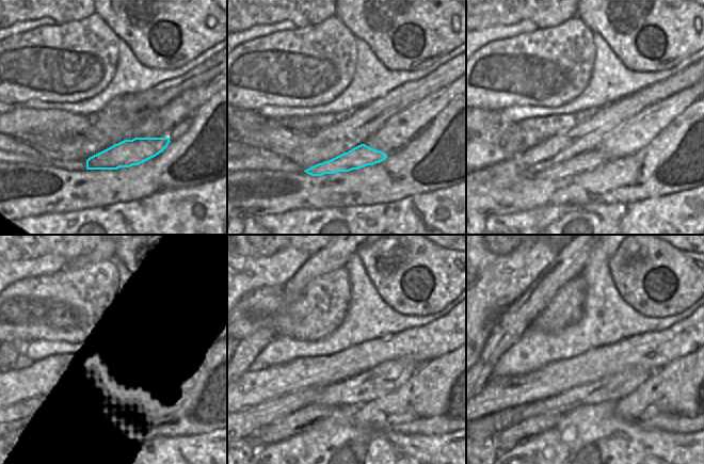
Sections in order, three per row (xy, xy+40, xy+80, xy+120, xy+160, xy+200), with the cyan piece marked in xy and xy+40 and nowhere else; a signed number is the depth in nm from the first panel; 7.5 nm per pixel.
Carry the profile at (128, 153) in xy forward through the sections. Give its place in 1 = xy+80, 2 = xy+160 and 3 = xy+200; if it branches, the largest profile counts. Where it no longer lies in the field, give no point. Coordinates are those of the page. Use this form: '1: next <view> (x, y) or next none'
1: next xy+80 (592, 159)
2: next xy+160 (297, 422)
3: next xy+200 (518, 432)

